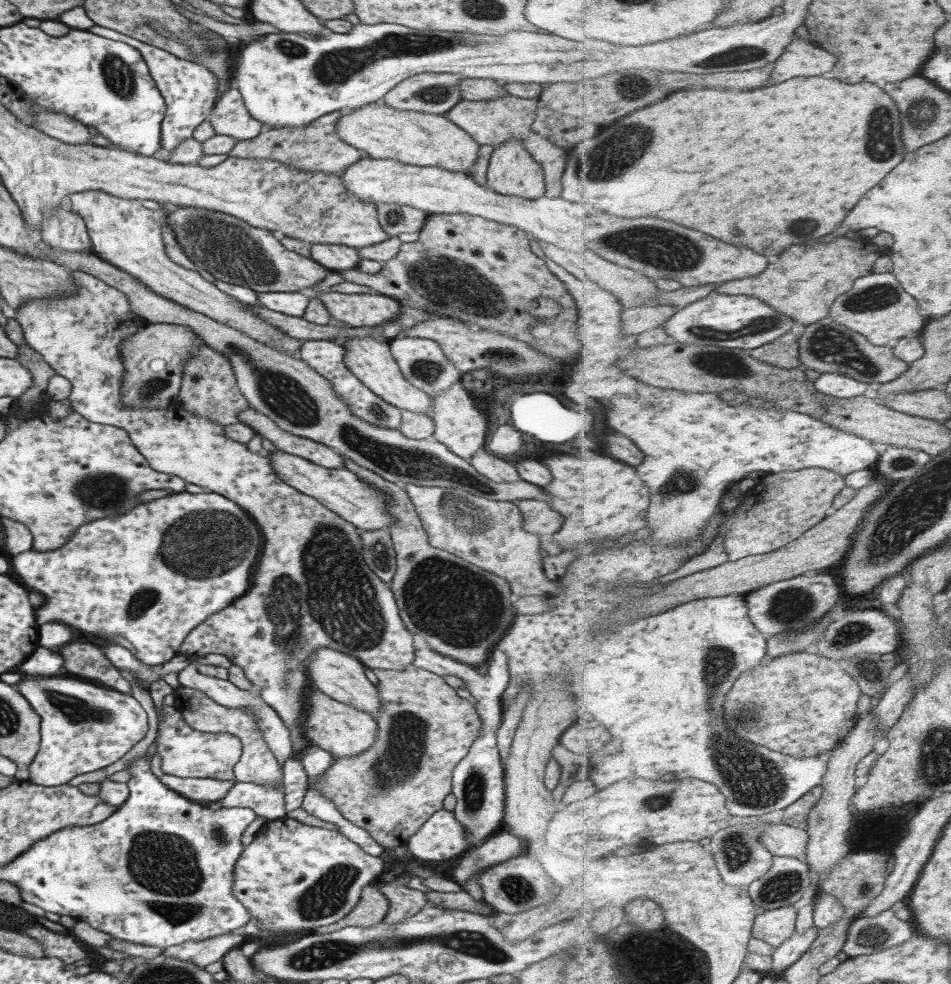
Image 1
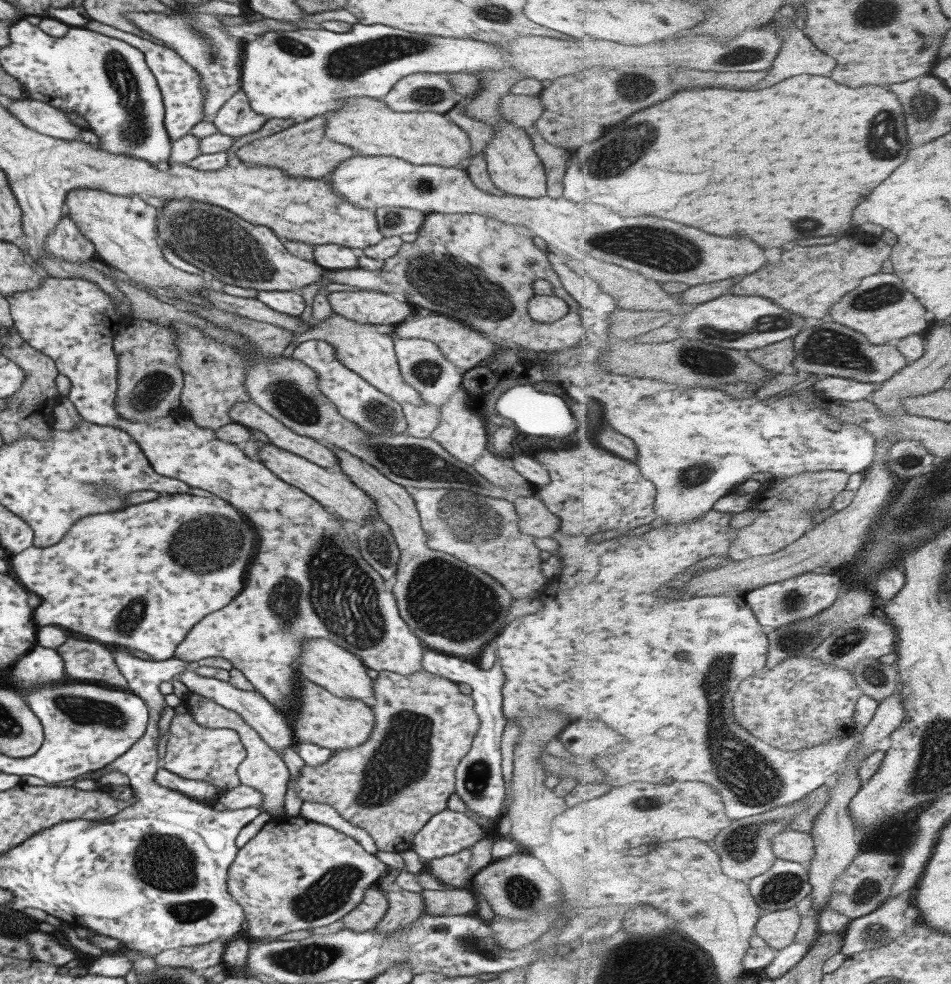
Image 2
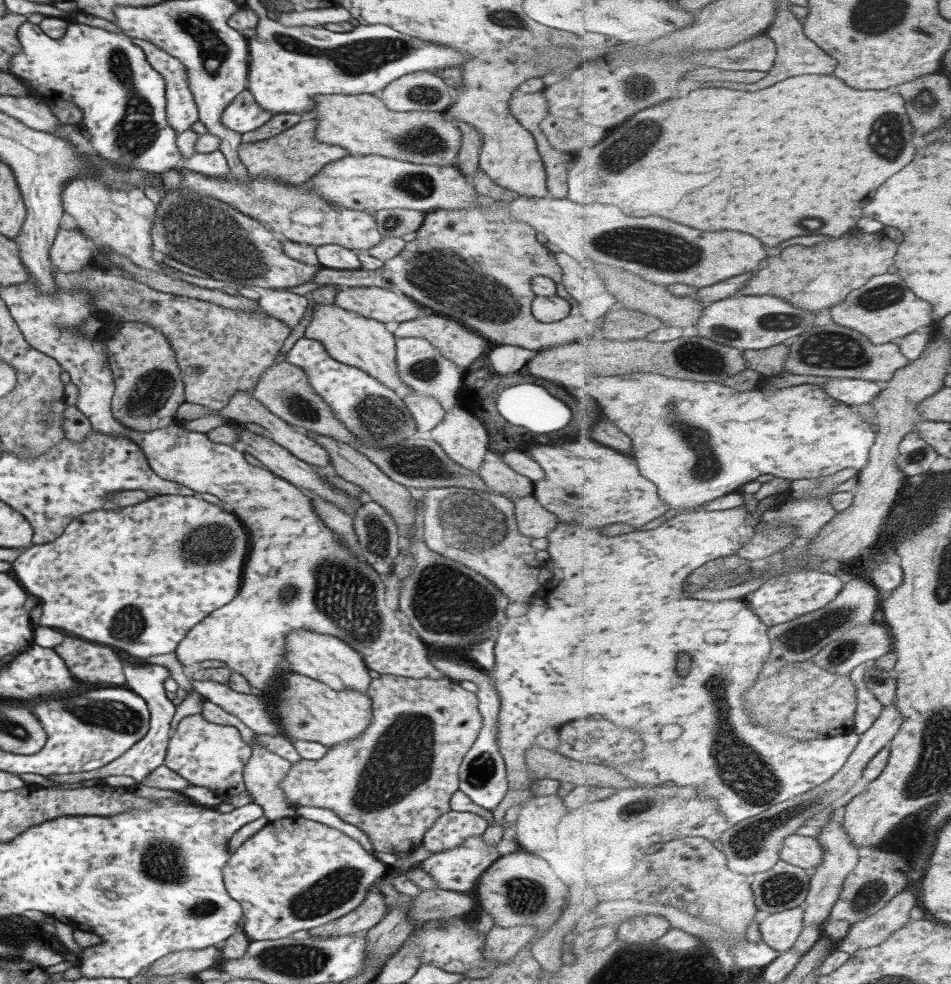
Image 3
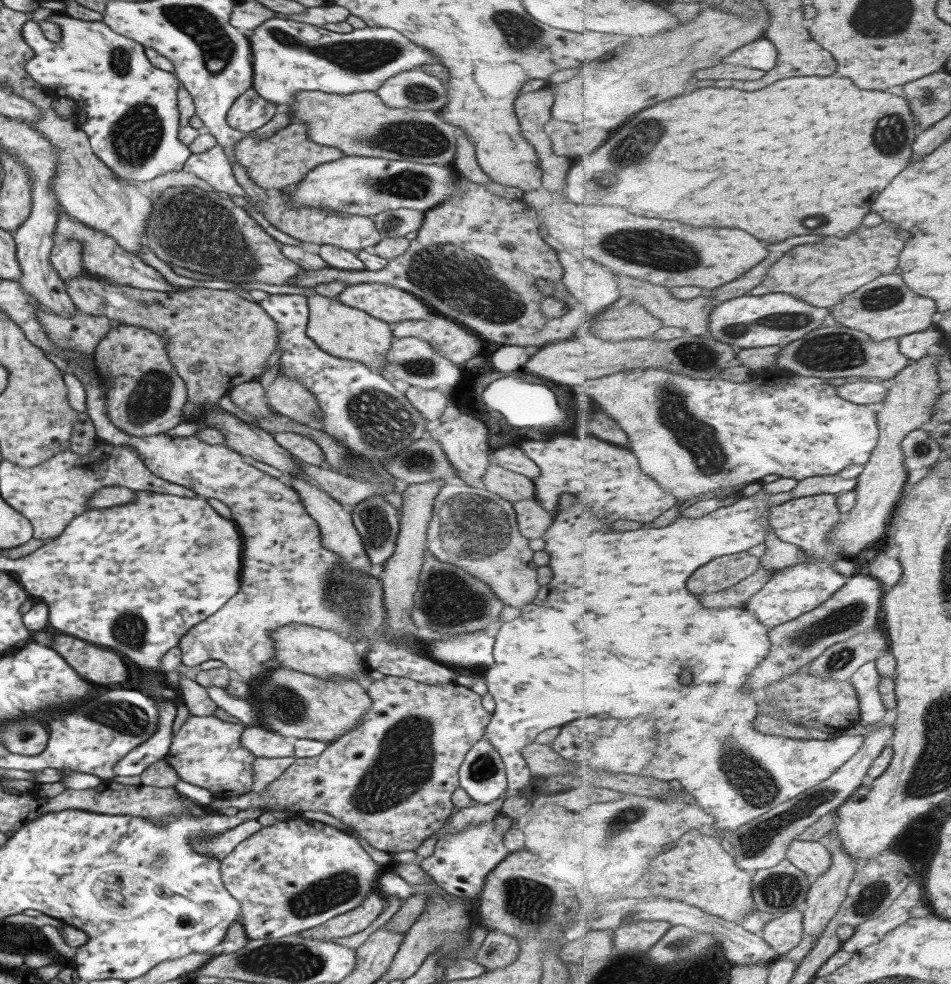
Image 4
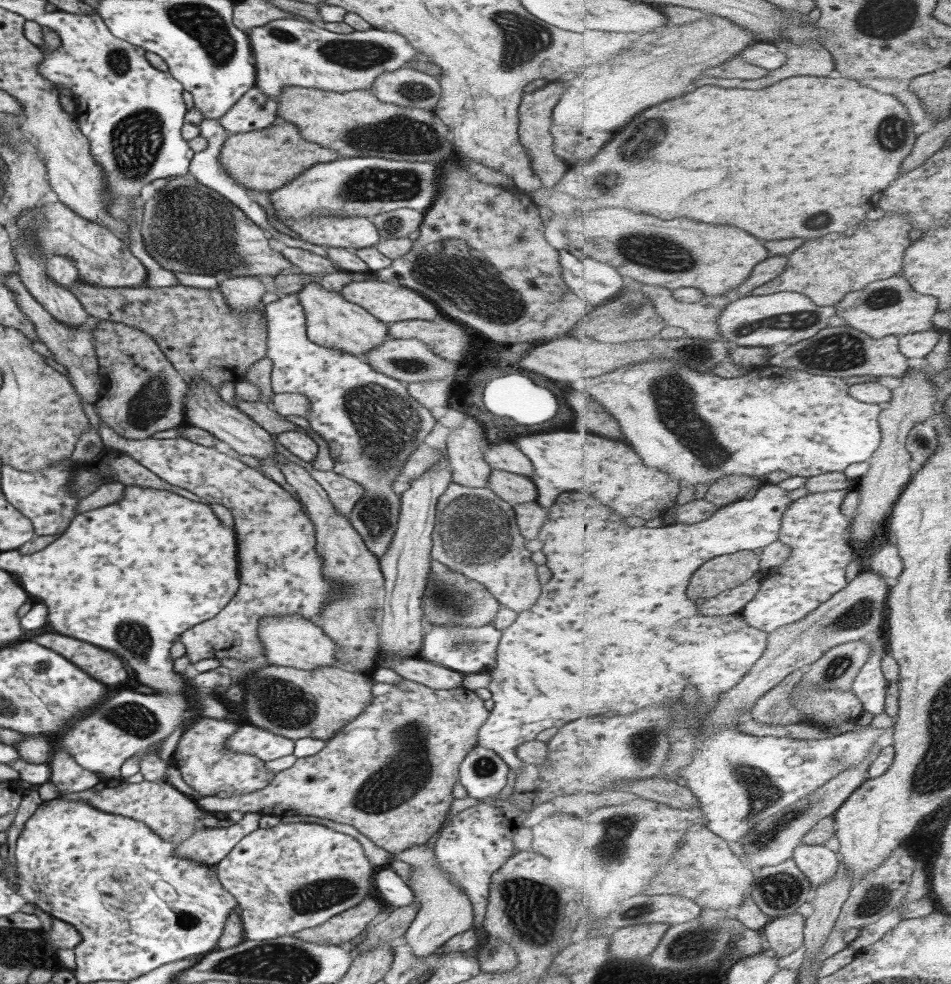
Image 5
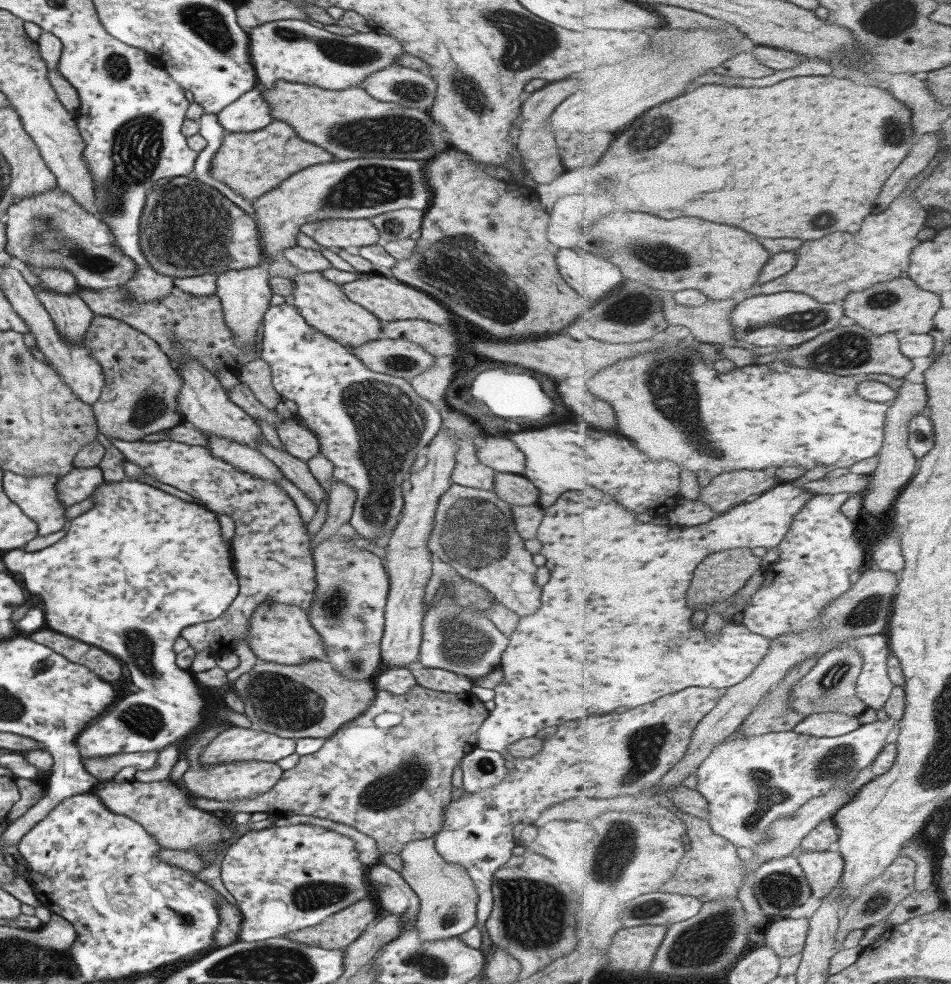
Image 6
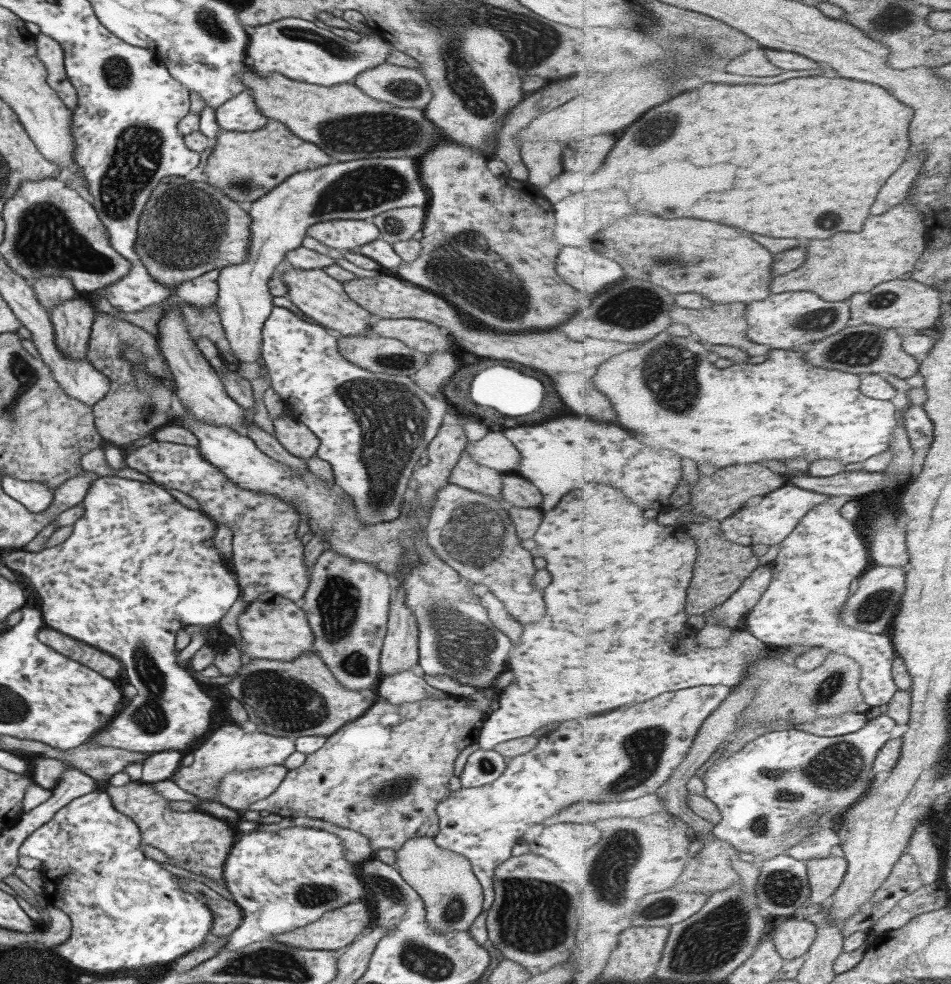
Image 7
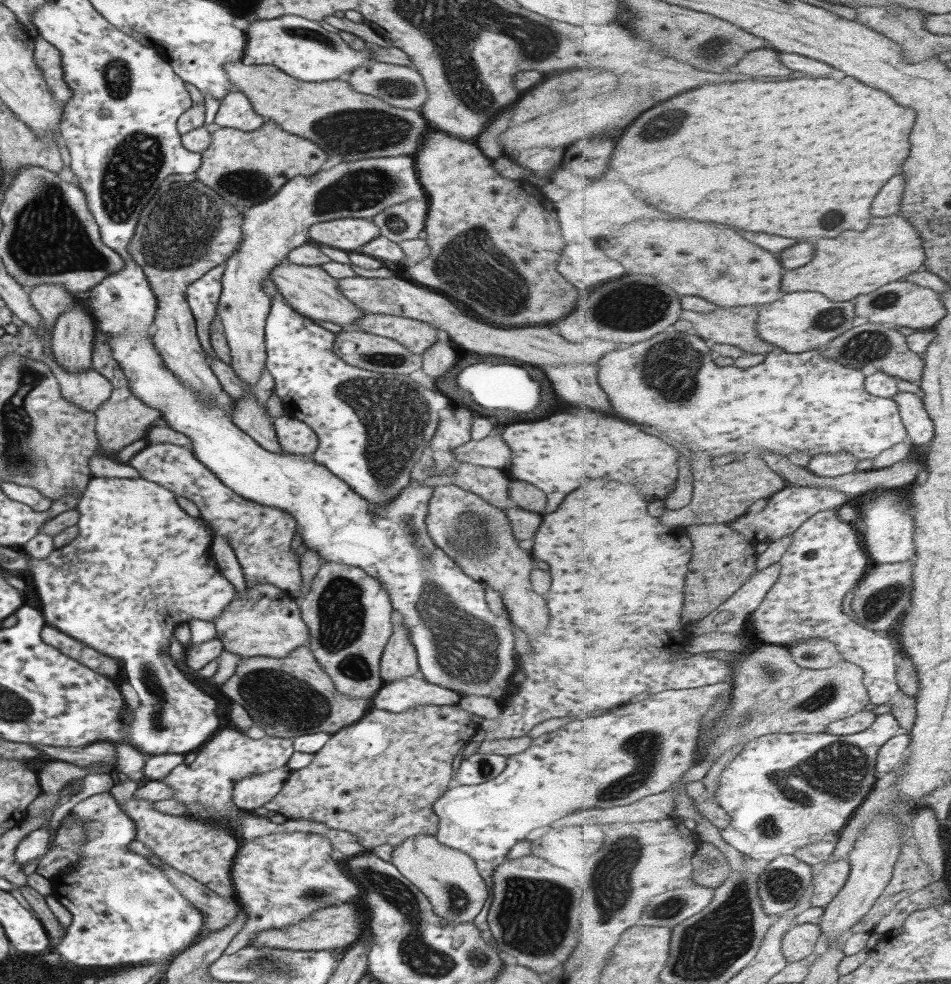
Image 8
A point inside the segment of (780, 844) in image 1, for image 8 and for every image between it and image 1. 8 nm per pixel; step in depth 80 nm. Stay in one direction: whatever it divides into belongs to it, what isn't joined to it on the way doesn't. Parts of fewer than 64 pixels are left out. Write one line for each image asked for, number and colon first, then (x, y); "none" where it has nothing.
2: (797, 845)
3: (806, 852)
4: (813, 857)
5: (820, 863)
6: (824, 869)
7: (826, 874)
8: (830, 877)

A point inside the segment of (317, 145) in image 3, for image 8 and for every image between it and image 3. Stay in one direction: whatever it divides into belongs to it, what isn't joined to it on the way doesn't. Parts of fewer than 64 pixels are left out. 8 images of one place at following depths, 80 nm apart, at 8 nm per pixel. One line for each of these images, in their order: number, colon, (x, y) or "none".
4: (276, 161)
5: (264, 160)
6: (251, 163)
7: (243, 166)
8: (244, 168)

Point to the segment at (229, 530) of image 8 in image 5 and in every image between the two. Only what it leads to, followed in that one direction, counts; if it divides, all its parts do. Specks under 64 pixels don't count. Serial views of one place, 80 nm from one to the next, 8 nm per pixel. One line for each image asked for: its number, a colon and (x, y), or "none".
5: (280, 574)
6: (272, 559)
7: (270, 559)

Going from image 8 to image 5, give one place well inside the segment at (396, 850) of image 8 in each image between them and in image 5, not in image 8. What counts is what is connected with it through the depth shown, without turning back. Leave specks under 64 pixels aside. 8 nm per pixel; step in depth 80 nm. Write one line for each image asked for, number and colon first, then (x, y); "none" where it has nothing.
5: (444, 910)
6: (447, 898)
7: (452, 896)

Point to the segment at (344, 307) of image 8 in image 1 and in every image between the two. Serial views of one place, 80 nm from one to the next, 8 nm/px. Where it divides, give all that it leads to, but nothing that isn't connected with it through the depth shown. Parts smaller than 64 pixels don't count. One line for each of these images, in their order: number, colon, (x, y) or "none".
1: (368, 358)
2: (360, 347)
3: (350, 339)
4: (343, 332)
5: (330, 321)
6: (322, 304)
7: (317, 296)

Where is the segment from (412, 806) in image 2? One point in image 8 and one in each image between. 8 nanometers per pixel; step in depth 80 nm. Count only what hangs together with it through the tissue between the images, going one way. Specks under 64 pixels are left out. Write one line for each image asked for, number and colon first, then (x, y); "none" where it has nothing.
3: (393, 782)
4: (390, 779)
5: (389, 774)
6: (387, 773)
7: (381, 775)
8: (377, 778)

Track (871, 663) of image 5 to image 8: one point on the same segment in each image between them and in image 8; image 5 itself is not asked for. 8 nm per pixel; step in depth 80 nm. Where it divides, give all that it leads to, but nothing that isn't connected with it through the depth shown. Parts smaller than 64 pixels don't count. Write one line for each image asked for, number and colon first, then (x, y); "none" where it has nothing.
6: (874, 686)
7: (803, 605)
8: (828, 557)

